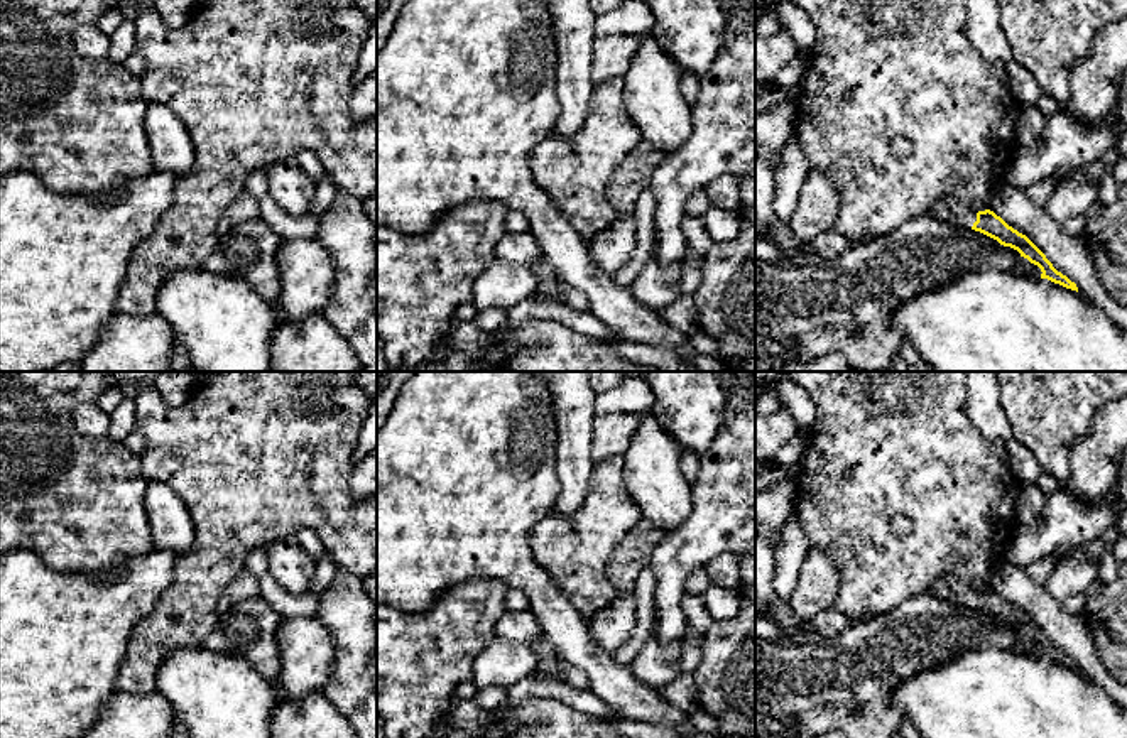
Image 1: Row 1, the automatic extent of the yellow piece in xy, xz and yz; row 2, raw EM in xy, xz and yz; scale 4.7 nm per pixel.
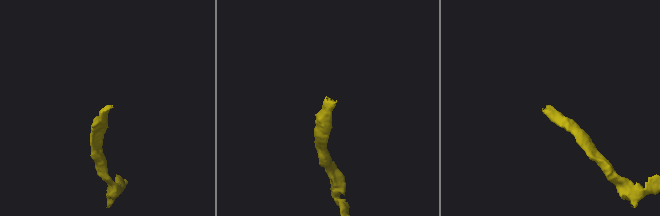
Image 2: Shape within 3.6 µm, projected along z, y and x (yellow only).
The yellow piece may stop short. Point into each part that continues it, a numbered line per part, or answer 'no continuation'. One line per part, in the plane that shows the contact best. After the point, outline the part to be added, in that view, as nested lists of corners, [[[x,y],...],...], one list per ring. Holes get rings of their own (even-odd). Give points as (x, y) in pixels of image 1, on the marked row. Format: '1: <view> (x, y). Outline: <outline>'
1: yz (950, 208). Outline: [[[945,196],[933,208],[931,218],[943,220],[963,228],[972,228],[977,221],[977,211],[972,209],[968,203],[955,196]]]

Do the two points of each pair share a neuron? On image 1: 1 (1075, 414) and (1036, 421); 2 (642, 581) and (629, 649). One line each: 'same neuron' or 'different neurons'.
1: same neuron
2: same neuron

